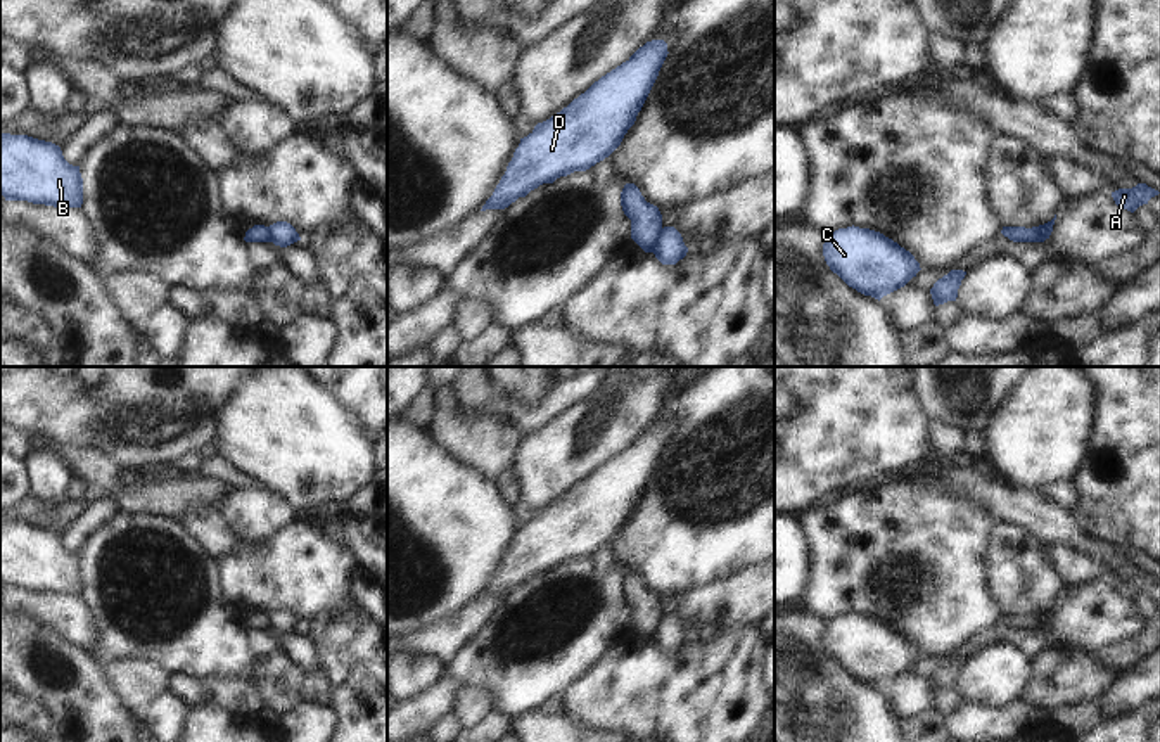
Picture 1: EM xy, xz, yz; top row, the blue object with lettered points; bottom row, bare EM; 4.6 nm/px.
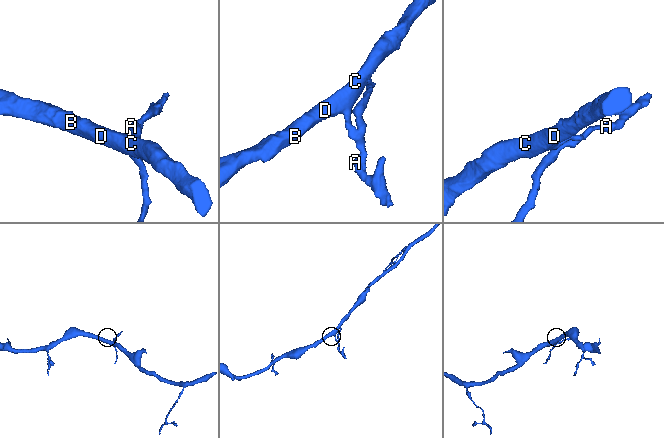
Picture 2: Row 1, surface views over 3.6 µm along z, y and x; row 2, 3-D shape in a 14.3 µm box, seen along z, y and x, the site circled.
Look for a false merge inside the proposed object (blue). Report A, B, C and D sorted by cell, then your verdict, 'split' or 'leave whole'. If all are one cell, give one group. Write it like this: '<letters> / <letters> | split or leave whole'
A / B C D | split

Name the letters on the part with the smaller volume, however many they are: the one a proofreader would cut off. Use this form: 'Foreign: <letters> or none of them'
Foreign: A

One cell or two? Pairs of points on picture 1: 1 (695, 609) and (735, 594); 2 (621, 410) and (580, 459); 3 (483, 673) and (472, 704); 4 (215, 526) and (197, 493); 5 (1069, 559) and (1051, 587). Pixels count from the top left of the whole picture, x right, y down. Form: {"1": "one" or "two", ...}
{"1": "one", "2": "one", "3": "two", "4": "two", "5": "two"}

